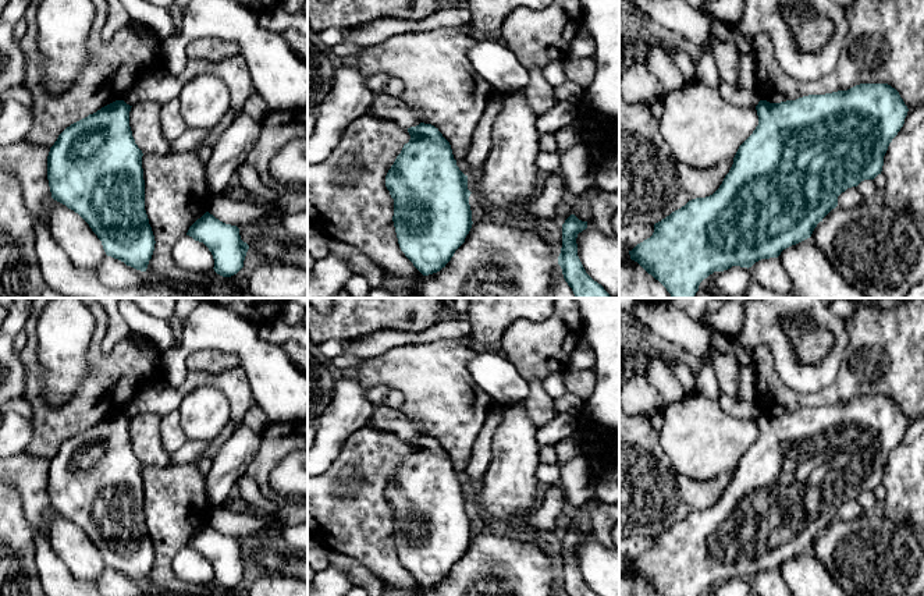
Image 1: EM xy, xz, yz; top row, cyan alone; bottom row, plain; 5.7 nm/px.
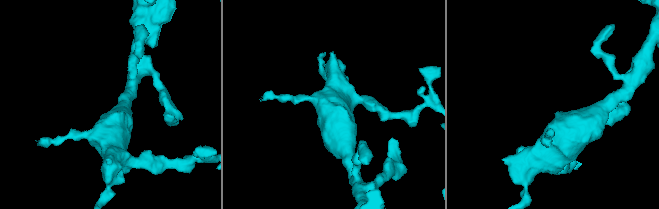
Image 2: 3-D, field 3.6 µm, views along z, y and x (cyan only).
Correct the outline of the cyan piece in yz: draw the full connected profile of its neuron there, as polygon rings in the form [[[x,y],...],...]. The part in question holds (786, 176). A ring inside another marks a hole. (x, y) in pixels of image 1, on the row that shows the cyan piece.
[[[860,84],[847,91],[781,103],[760,100],[756,110],[758,125],[739,146],[719,188],[710,196],[689,201],[655,223],[653,235],[629,251],[630,259],[658,280],[672,298],[693,298],[700,283],[714,272],[732,266],[749,269],[810,238],[817,224],[838,206],[842,192],[881,174],[888,146],[909,111],[899,92],[888,84]]]

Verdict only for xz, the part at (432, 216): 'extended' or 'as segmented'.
as segmented

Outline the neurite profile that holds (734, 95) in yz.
[[[721,81],[718,91],[725,100],[740,107],[756,107],[760,102],[754,92],[746,92],[724,81]]]

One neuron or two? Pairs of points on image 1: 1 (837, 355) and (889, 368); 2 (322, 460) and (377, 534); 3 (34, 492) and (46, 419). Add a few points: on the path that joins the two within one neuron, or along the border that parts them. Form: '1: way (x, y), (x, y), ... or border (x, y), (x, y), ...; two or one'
1: border (846, 325), (848, 347), (837, 379), (827, 386); two
2: border (345, 440), (338, 457), (322, 474); two
3: border (28, 453), (45, 457), (49, 461); two

